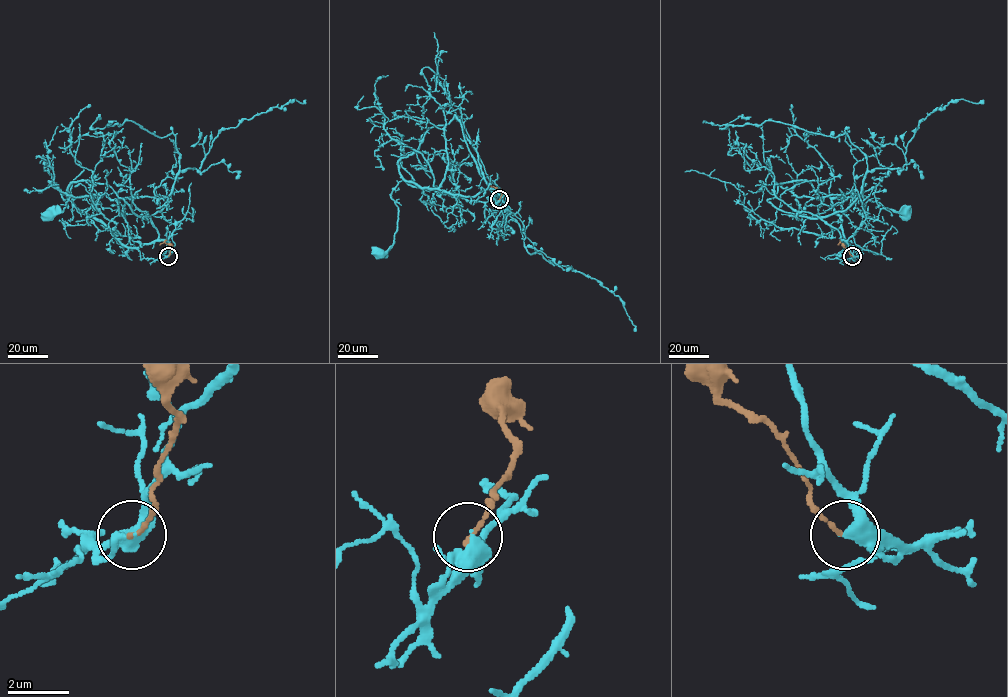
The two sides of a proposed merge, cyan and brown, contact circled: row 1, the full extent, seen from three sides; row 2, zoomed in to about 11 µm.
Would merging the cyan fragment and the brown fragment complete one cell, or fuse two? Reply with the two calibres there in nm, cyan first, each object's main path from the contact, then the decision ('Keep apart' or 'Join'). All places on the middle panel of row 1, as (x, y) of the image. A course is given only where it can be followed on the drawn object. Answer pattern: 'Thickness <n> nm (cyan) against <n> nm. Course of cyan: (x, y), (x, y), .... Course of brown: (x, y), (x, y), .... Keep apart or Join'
Thickness 400 nm (cyan) against 130 nm. Course of cyan: (499, 199), (492, 189), (474, 196), (452, 195), (402, 179), (391, 195), (398, 207), (394, 242), (379, 253). Course of brown: (499, 199), (501, 191), (489, 186). Join

